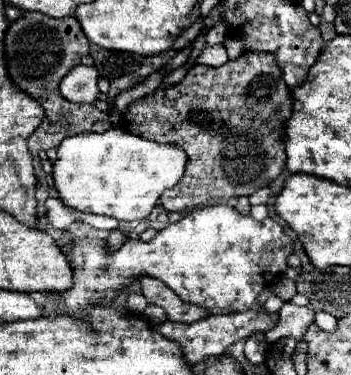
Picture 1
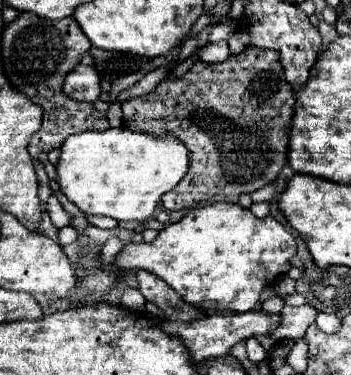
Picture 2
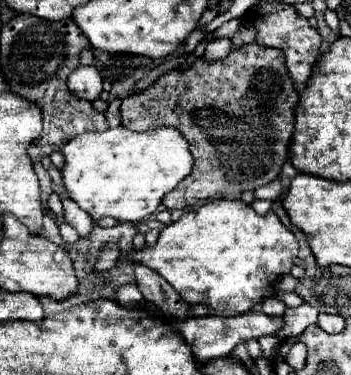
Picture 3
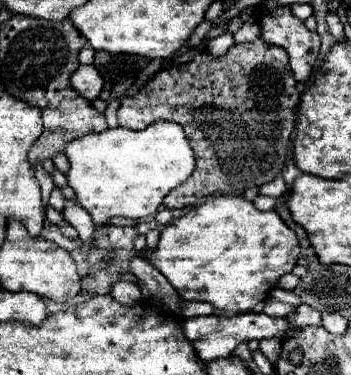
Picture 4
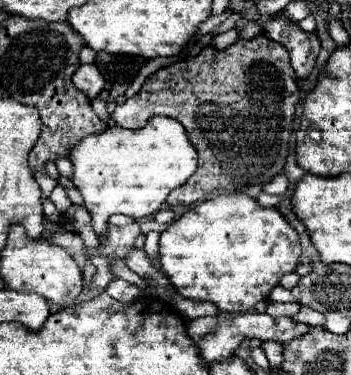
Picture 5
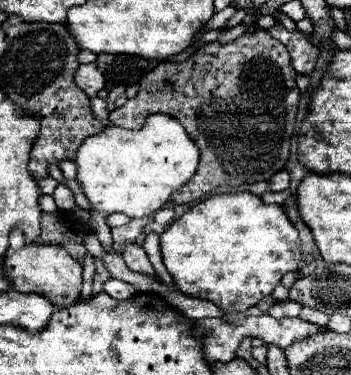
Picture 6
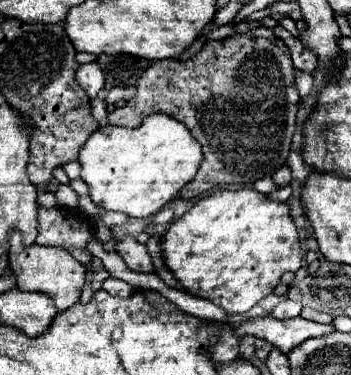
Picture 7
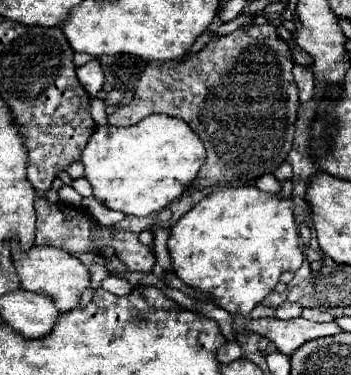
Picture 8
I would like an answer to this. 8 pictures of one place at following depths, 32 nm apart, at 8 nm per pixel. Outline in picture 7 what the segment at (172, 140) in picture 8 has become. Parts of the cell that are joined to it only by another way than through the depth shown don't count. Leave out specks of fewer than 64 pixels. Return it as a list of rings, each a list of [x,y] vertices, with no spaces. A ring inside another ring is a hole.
[[[150,114],[138,128],[102,126],[82,146],[78,162],[82,164],[82,180],[90,186],[90,198],[104,210],[118,210],[126,216],[146,218],[160,212],[170,200],[180,196],[180,190],[196,176],[204,154],[200,142],[180,120],[166,114]]]

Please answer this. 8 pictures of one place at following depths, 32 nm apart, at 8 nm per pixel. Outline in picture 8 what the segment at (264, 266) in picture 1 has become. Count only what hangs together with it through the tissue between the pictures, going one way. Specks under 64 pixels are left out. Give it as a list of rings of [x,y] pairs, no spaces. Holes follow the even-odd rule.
[[[222,186],[220,190],[202,198],[190,212],[186,212],[170,230],[168,252],[172,256],[174,272],[188,286],[212,294],[216,304],[230,314],[248,316],[256,304],[268,296],[282,272],[296,272],[304,254],[300,250],[298,226],[294,222],[294,200],[292,196],[282,196],[280,192],[264,192],[256,186]]]

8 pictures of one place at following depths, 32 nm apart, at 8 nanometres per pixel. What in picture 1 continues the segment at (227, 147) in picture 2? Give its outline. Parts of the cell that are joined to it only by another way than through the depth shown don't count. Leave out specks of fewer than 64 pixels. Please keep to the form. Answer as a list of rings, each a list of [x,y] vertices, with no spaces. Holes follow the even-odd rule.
[[[242,52],[236,60],[228,60],[218,68],[194,64],[182,82],[160,86],[154,94],[134,100],[122,116],[122,126],[132,130],[132,134],[158,142],[174,142],[186,150],[190,172],[184,172],[184,178],[176,188],[170,188],[160,196],[160,202],[168,212],[186,212],[218,200],[250,196],[276,180],[286,166],[284,126],[290,116],[292,94],[280,76],[280,68],[276,68],[276,56],[272,56],[272,52]]]

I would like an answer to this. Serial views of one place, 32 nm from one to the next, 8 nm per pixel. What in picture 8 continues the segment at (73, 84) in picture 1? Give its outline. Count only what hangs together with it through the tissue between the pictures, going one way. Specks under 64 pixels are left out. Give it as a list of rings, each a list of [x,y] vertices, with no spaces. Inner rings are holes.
[[[92,58],[92,60],[86,62],[84,66],[80,66],[80,68],[76,70],[76,74],[78,74],[78,80],[80,80],[80,84],[84,86],[84,90],[94,98],[96,92],[98,92],[98,90],[102,88],[102,84],[104,84],[104,72],[102,72],[100,62],[98,62],[96,58]]]

